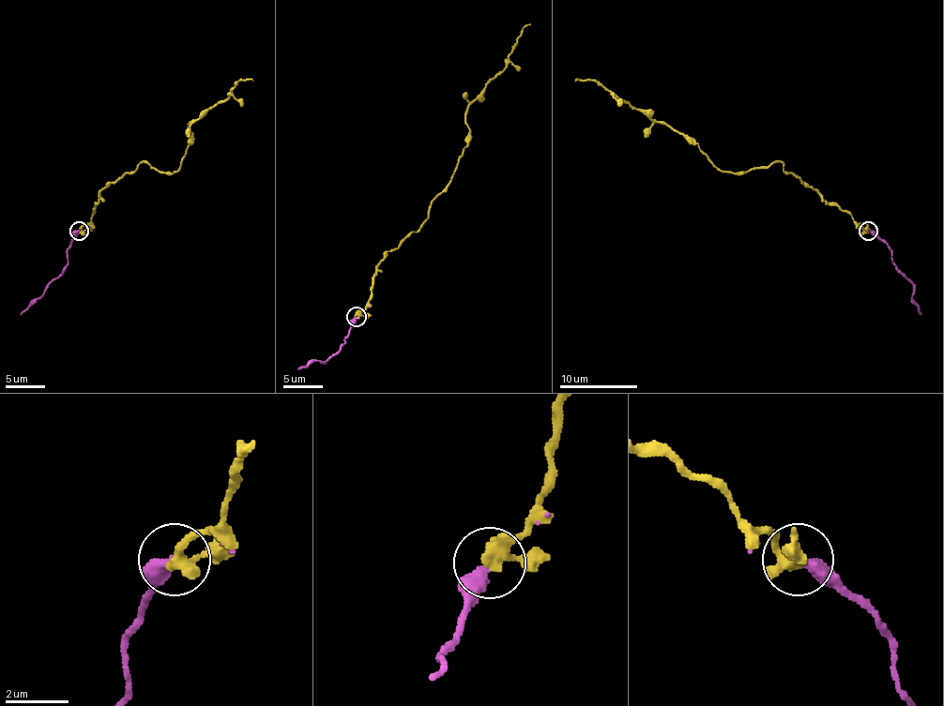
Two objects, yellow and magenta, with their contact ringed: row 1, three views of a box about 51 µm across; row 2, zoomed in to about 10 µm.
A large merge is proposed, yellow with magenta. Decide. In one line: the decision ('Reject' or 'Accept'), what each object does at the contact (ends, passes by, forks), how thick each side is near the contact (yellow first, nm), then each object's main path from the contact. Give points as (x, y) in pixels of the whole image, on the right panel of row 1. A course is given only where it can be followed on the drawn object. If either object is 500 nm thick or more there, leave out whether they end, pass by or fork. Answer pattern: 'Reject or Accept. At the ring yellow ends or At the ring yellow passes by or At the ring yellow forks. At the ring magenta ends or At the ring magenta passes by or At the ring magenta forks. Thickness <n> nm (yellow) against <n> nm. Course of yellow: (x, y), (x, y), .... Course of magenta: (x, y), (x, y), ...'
Accept. At the ring yellow passes by. At the ring magenta ends. Thickness 360 nm (yellow) against 380 nm. Course of yellow: (868, 230), (787, 173), (780, 162), (738, 173), (721, 172), (695, 144), (666, 125), (592, 80), (574, 82). Course of magenta: (868, 230), (875, 234), (891, 251), (895, 267), (912, 285), (912, 302), (921, 314)

